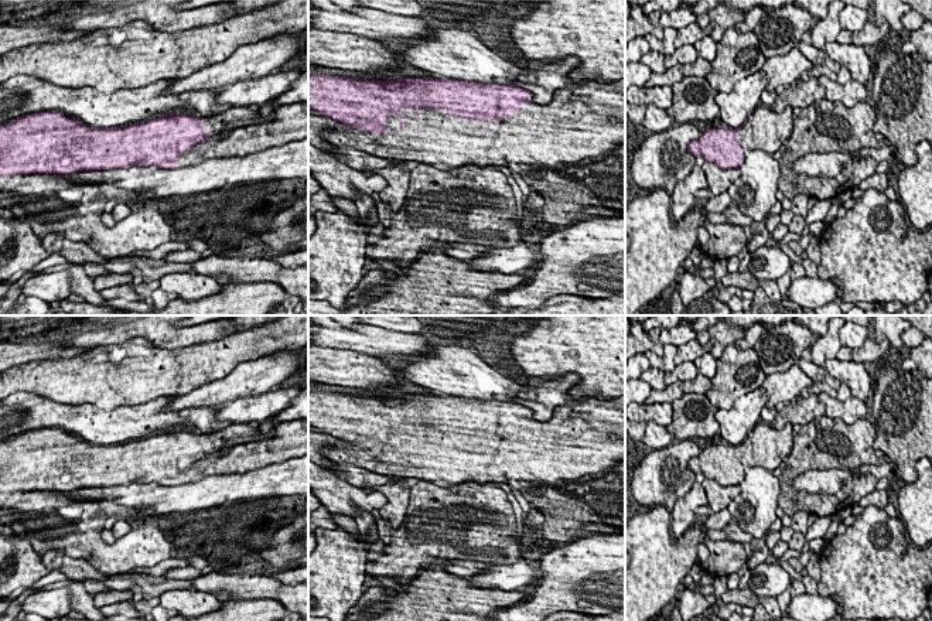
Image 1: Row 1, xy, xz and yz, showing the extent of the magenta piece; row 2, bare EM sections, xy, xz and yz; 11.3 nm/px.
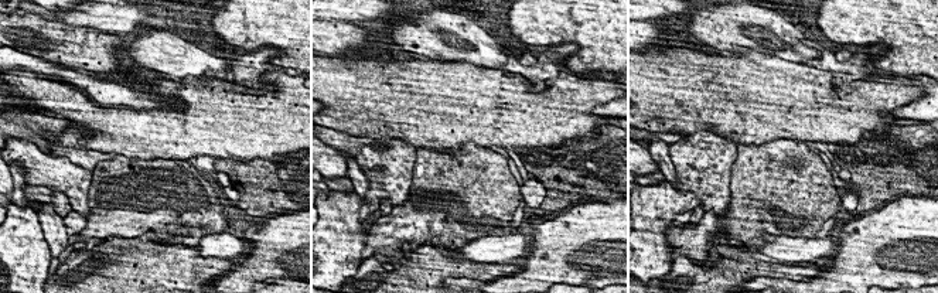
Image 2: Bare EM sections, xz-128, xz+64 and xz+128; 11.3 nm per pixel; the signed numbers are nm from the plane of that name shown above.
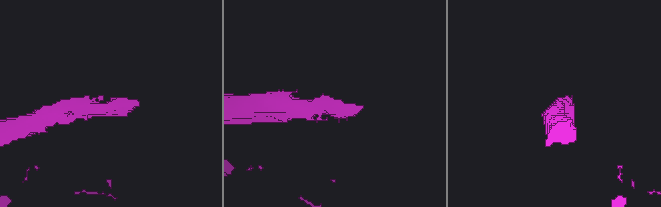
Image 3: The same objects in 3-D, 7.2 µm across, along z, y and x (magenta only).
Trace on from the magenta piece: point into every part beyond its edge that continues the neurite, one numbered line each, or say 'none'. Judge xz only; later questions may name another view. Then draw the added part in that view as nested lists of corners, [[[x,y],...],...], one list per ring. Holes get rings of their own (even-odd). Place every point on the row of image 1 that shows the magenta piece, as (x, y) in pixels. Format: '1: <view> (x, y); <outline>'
1: xz (576, 125); [[[625,79],[598,83],[586,81],[573,89],[556,89],[547,105],[528,102],[515,116],[498,122],[450,117],[431,108],[406,108],[403,115],[386,115],[388,136],[355,129],[332,129],[327,141],[338,147],[361,147],[362,153],[395,163],[429,164],[451,171],[465,164],[496,167],[516,164],[577,163],[583,158],[604,156],[625,144]]]

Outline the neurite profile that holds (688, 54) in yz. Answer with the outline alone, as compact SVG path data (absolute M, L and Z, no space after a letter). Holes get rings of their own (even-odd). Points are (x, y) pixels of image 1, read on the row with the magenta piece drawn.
M683 45L680 48L676 48L673 55L665 55L665 68L668 69L677 64L693 64L697 57L699 54L694 45Z

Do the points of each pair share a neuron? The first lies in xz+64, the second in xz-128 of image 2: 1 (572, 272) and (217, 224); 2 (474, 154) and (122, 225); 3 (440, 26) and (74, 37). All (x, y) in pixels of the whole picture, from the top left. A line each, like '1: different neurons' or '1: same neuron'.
1: different neurons
2: same neuron
3: different neurons

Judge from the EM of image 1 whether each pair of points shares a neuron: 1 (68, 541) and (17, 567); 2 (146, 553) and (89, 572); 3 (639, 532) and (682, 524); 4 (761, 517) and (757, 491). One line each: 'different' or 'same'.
1: different
2: different
3: different
4: same

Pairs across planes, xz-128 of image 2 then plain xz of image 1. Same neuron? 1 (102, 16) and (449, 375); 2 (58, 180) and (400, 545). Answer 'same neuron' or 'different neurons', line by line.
1: different neurons
2: different neurons

